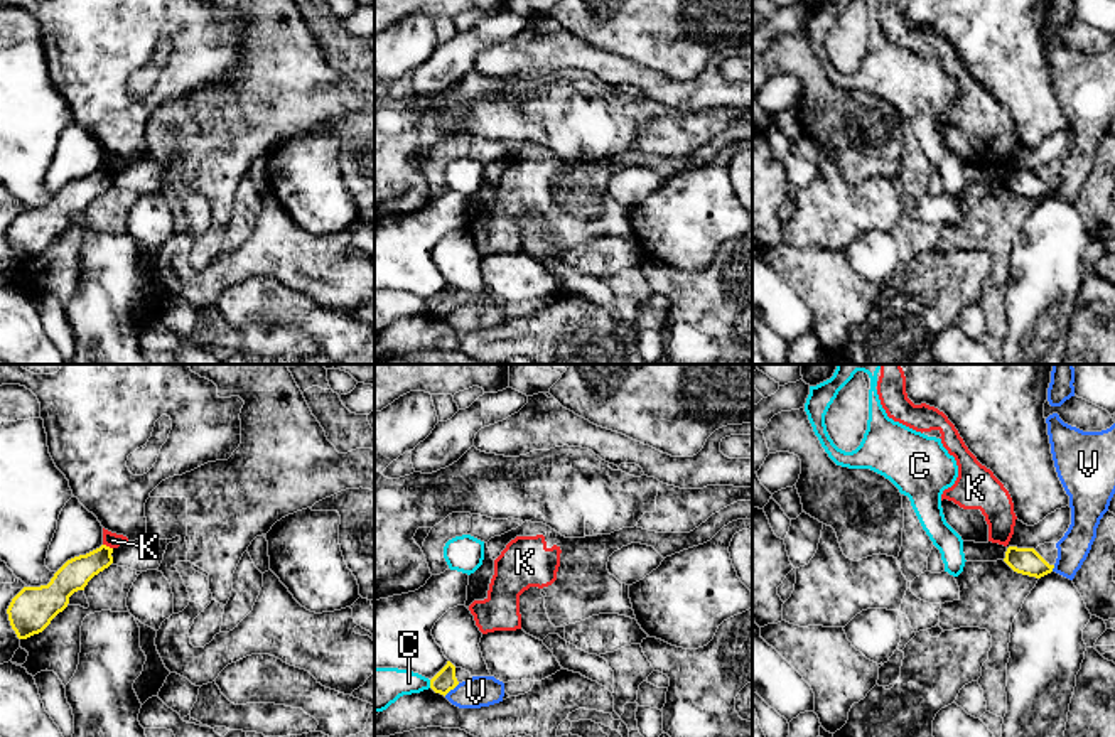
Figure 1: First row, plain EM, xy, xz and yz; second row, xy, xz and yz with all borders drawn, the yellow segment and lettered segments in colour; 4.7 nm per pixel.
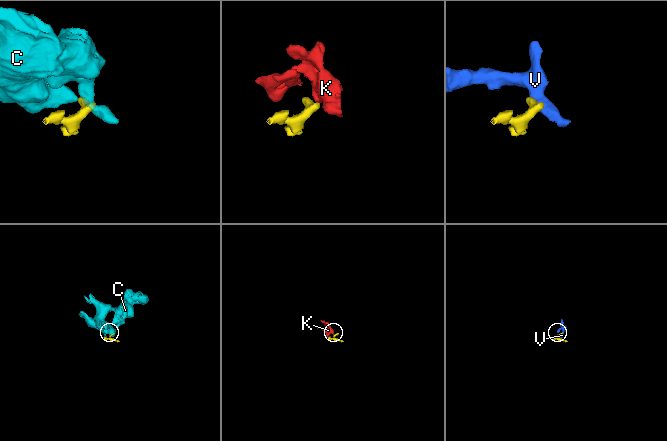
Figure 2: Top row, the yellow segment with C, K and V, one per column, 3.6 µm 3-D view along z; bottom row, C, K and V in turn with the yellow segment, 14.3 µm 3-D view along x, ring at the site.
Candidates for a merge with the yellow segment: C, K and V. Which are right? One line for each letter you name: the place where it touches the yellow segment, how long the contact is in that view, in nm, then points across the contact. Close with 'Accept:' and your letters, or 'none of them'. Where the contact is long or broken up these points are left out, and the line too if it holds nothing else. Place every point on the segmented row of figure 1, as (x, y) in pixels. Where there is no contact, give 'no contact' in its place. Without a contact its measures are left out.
Accept: none of them

